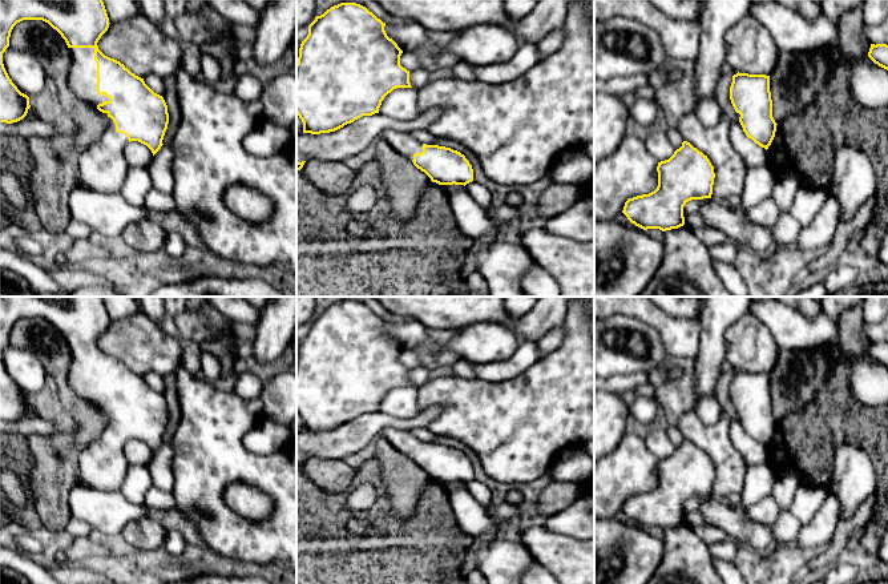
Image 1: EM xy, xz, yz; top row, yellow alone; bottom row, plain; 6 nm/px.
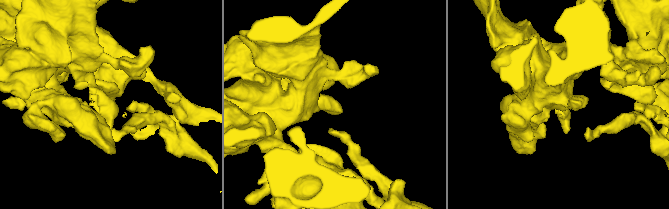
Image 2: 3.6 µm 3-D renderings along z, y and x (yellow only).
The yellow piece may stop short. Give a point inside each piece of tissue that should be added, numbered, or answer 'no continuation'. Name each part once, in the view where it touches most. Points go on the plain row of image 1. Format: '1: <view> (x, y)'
1: xy (83, 370)

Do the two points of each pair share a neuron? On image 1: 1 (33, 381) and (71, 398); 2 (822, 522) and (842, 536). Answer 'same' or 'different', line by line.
1: different
2: different

